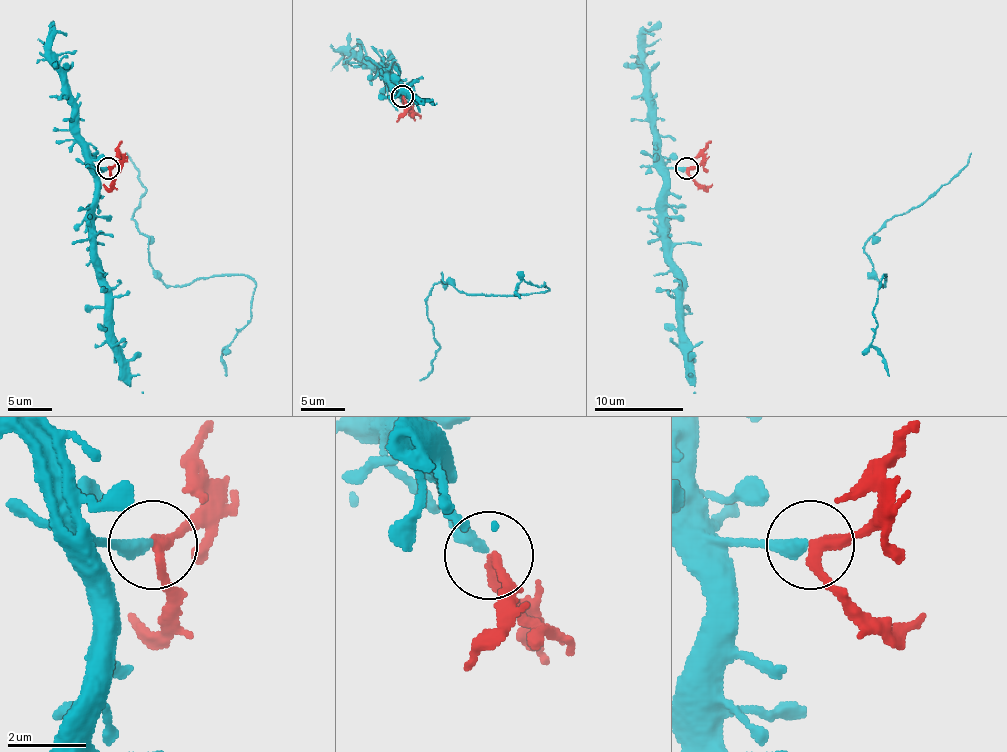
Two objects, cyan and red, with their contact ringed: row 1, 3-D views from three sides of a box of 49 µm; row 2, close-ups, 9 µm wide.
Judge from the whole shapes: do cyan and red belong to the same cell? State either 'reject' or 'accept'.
reject

